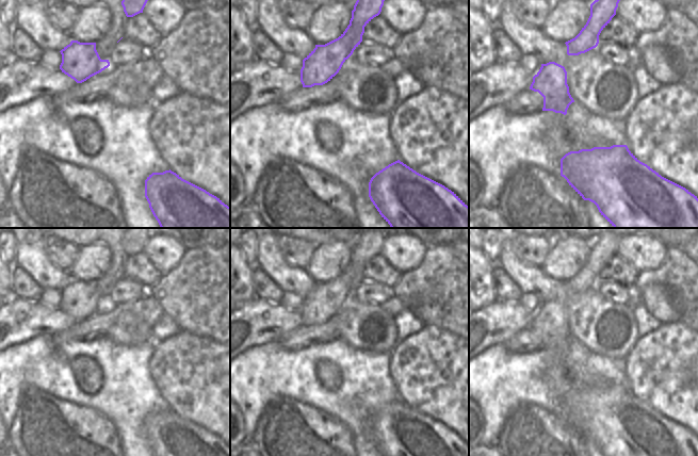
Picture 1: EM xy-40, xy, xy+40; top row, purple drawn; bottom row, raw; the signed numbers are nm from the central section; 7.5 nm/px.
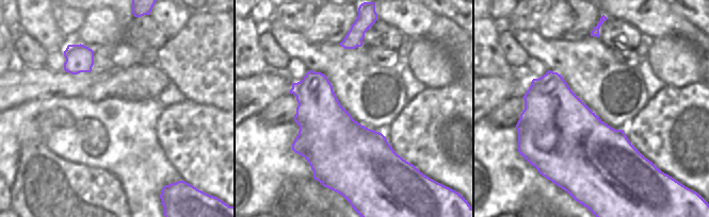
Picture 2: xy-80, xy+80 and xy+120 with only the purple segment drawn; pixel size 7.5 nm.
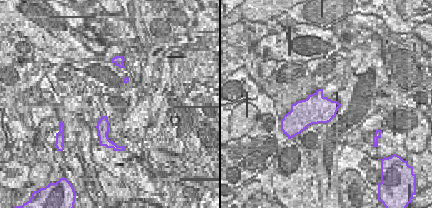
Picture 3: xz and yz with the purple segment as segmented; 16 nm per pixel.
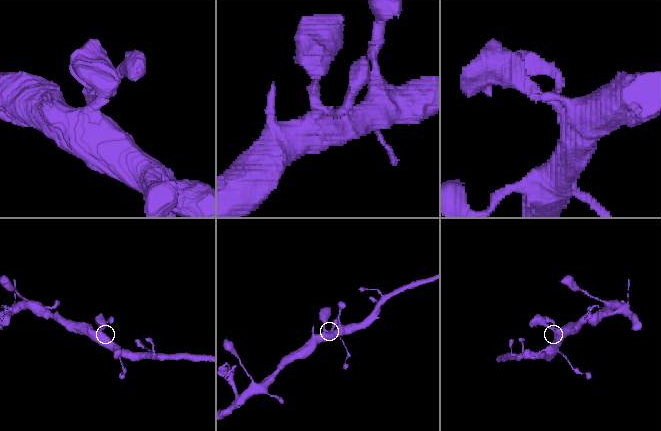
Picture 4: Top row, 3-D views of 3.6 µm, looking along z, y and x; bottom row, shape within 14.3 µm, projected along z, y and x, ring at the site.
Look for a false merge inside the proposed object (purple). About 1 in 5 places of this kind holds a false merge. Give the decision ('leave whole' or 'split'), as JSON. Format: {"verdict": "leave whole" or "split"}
{"verdict": "leave whole"}

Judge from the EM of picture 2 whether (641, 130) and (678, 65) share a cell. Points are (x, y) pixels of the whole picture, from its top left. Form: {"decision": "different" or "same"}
{"decision": "different"}

